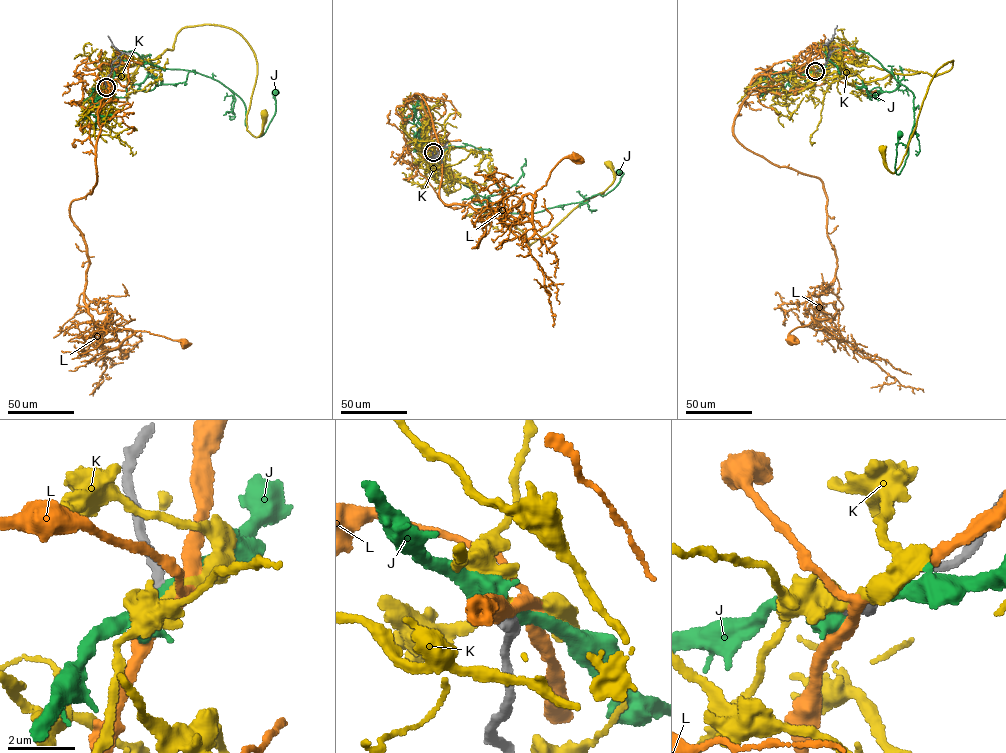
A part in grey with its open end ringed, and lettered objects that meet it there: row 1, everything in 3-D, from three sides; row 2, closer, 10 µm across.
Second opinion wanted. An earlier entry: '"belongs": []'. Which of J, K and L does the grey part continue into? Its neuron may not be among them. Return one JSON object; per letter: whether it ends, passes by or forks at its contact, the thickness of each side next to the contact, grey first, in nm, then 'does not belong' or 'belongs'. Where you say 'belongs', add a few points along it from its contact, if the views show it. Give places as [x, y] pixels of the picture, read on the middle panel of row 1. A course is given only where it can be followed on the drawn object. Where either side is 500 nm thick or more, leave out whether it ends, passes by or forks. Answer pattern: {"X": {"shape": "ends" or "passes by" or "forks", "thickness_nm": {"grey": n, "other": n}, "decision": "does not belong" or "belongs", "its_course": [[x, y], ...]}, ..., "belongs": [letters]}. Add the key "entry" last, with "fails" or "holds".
{"J": {"shape": "passes by", "thickness_nm": {"grey": 420, "other": 340}, "decision": "does not belong"}, "K": {"shape": "passes by", "thickness_nm": {"grey": 400, "other": 320}, "decision": "does not belong"}, "L": {"shape": "forks", "thickness_nm": {"grey": 400, "other": 320}, "decision": "does not belong"}, "belongs": [], "entry": "holds"}

